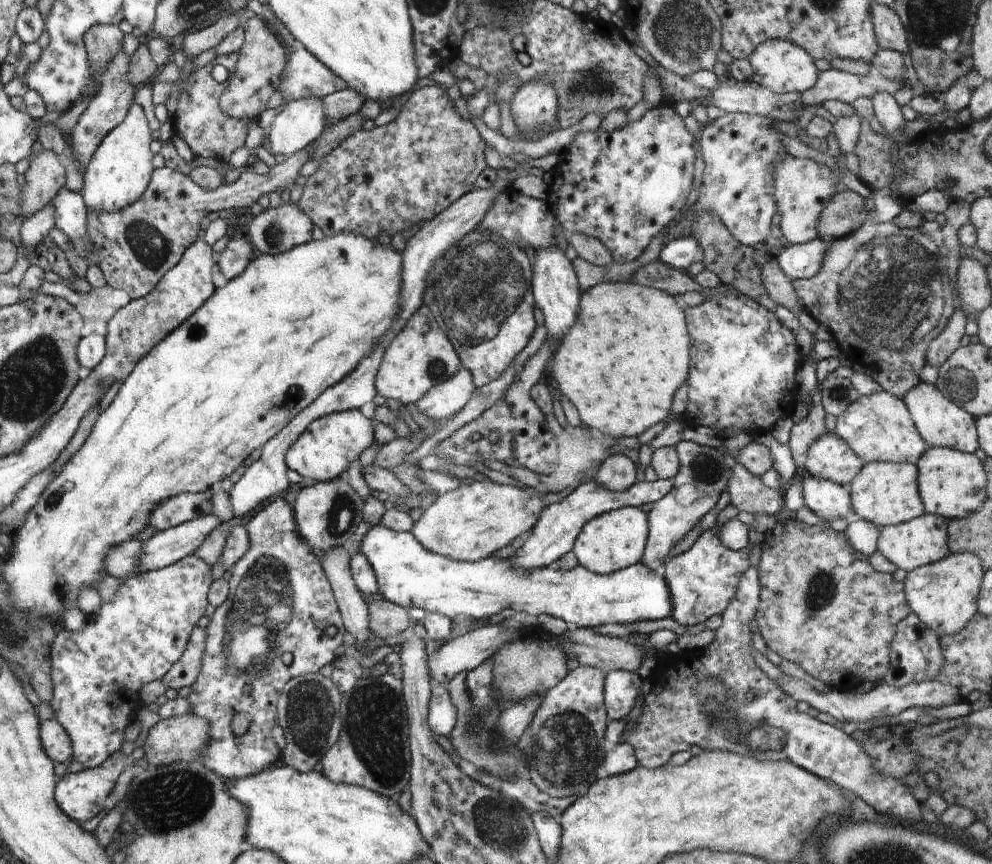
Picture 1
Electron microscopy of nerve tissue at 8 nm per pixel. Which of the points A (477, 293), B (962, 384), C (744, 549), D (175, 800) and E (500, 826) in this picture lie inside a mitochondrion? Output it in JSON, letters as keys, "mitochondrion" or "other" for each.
{"A":"mitochondrion","B":"mitochondrion","C":"other","D":"mitochondrion","E":"mitochondrion"}

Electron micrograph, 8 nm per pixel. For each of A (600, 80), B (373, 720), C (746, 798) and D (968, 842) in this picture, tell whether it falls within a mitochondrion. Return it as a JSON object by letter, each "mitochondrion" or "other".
{"A":"mitochondrion","B":"mitochondrion","C":"other","D":"other"}

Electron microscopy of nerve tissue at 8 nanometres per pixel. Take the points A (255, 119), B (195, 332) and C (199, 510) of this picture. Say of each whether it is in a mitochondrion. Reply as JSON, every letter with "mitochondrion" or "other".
{"A":"other","B":"other","C":"other"}

